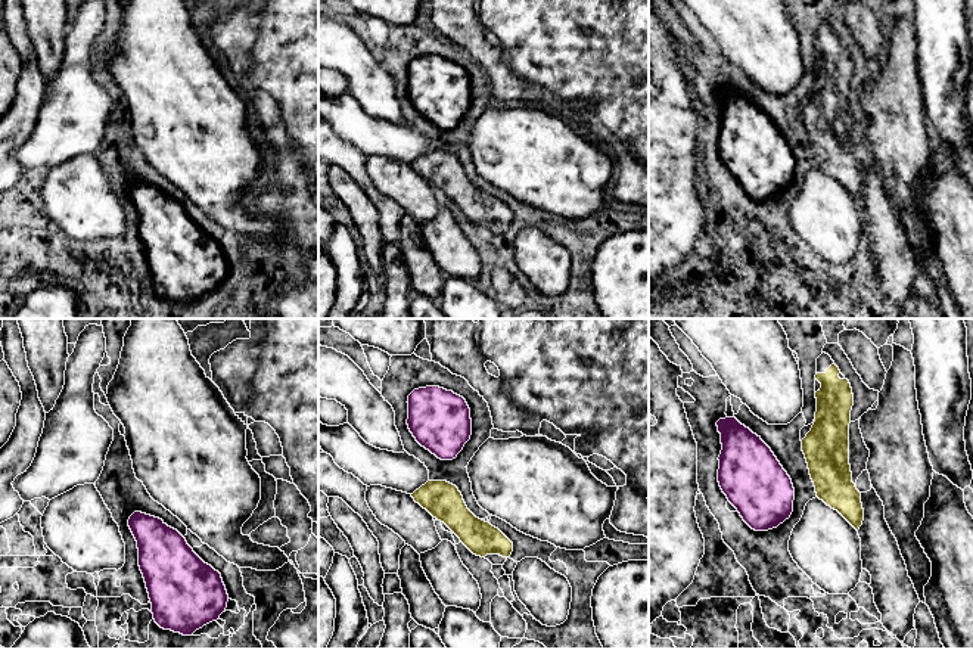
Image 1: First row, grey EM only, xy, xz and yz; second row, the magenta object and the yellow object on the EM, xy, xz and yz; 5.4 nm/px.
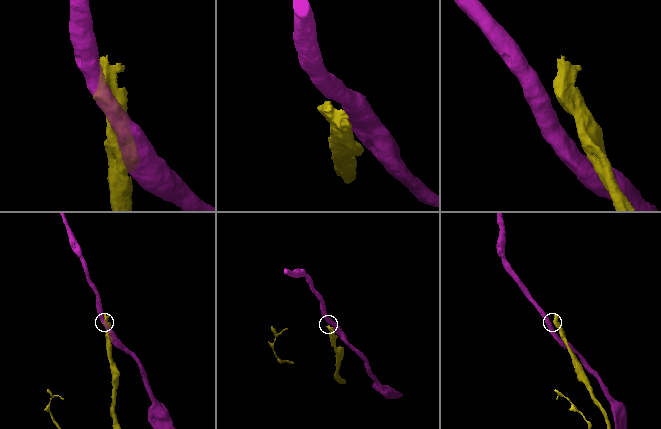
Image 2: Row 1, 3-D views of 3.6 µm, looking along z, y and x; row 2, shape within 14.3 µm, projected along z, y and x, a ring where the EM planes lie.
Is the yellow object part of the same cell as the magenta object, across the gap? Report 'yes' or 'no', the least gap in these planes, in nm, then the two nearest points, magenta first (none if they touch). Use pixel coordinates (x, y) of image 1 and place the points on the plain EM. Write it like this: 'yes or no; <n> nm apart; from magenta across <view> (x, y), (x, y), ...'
no; 110 nm apart; from magenta across yz (790, 149), (810, 143)

